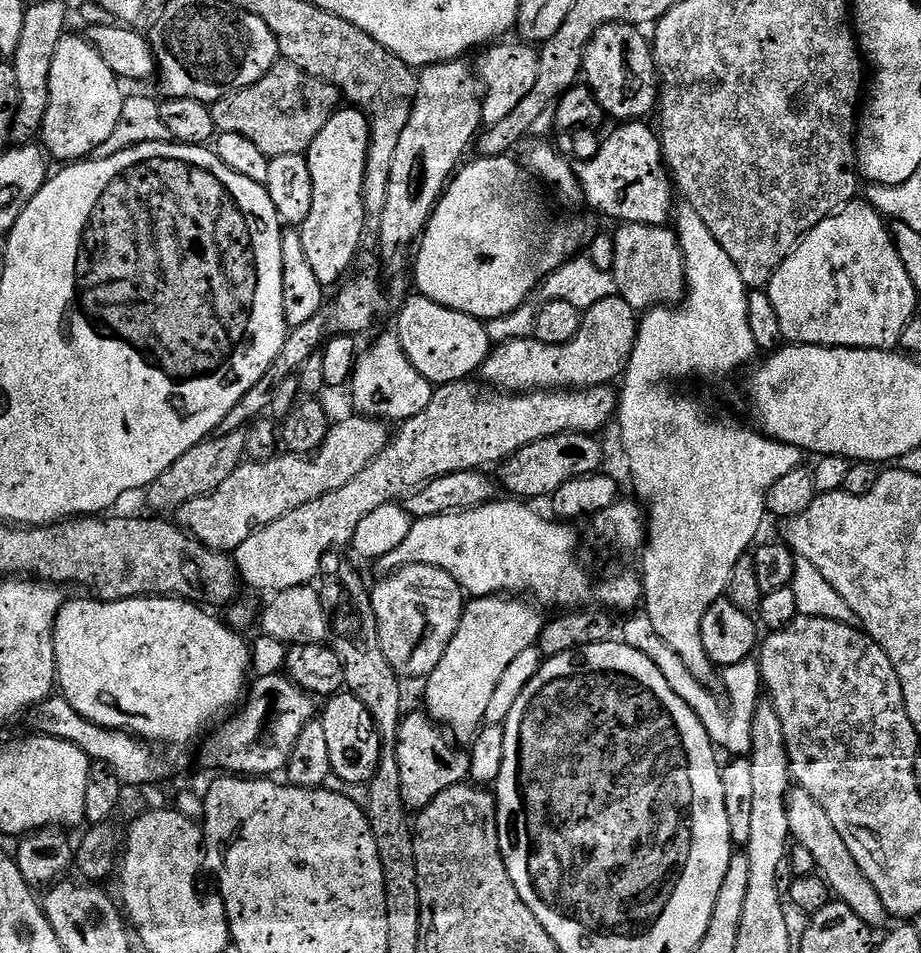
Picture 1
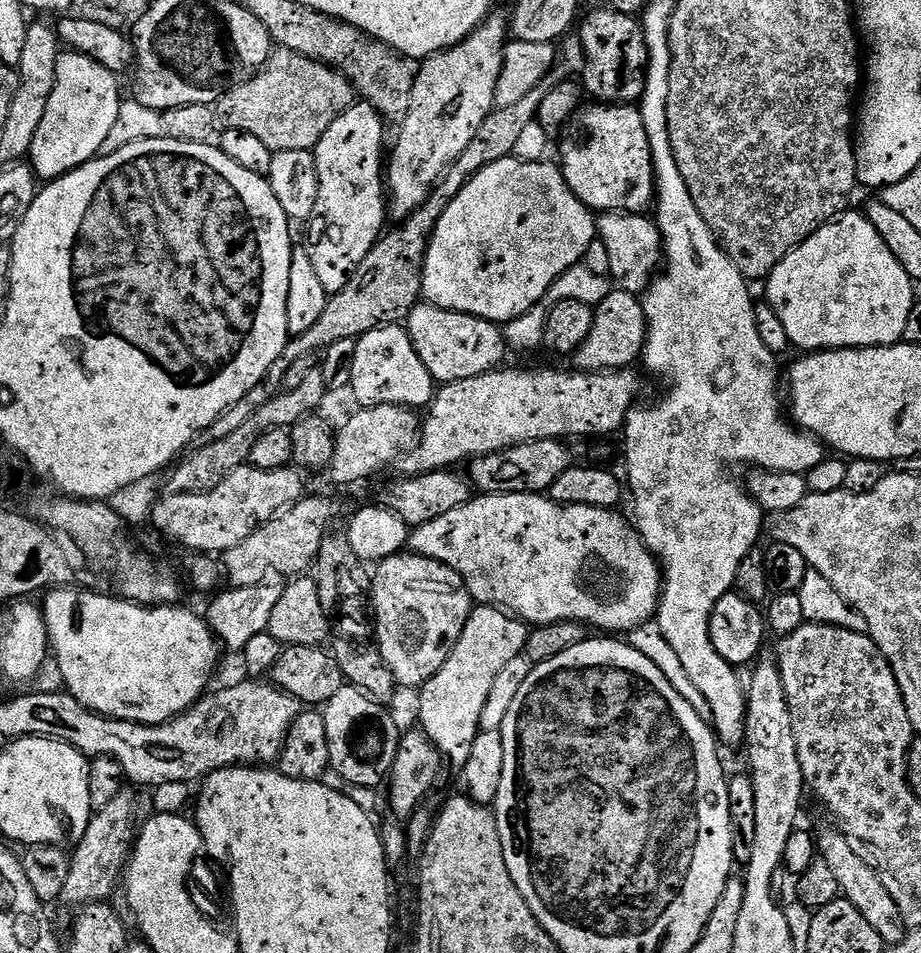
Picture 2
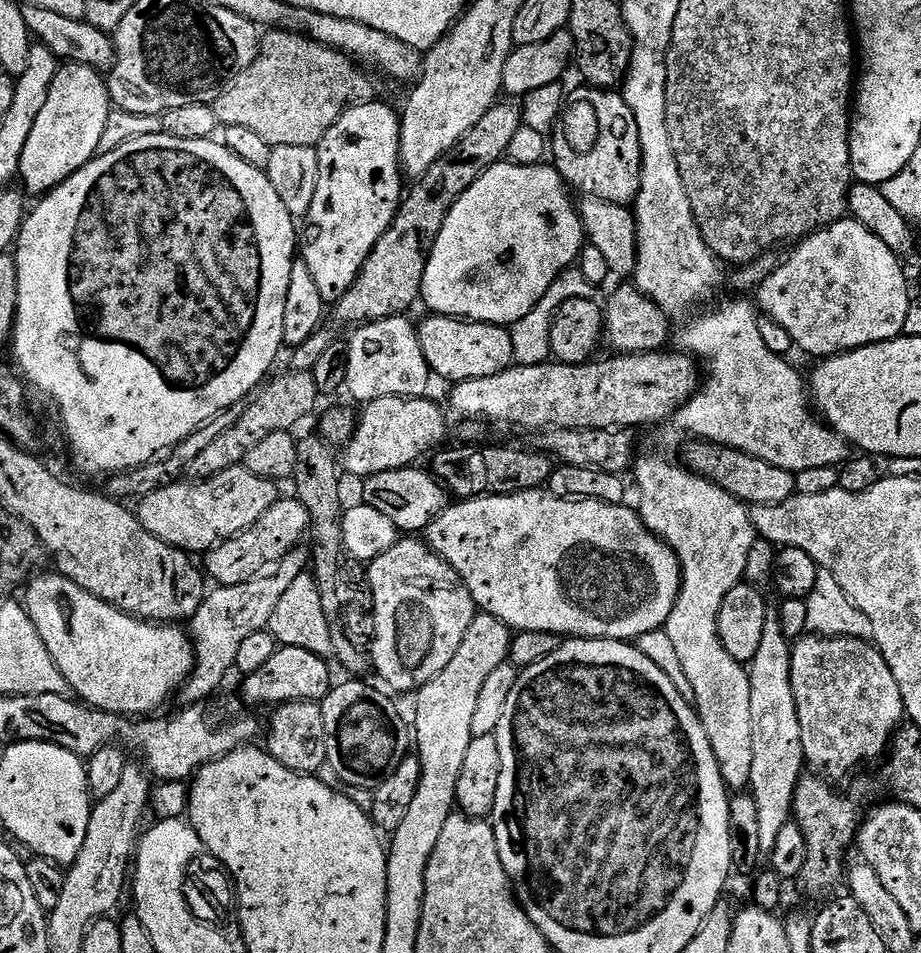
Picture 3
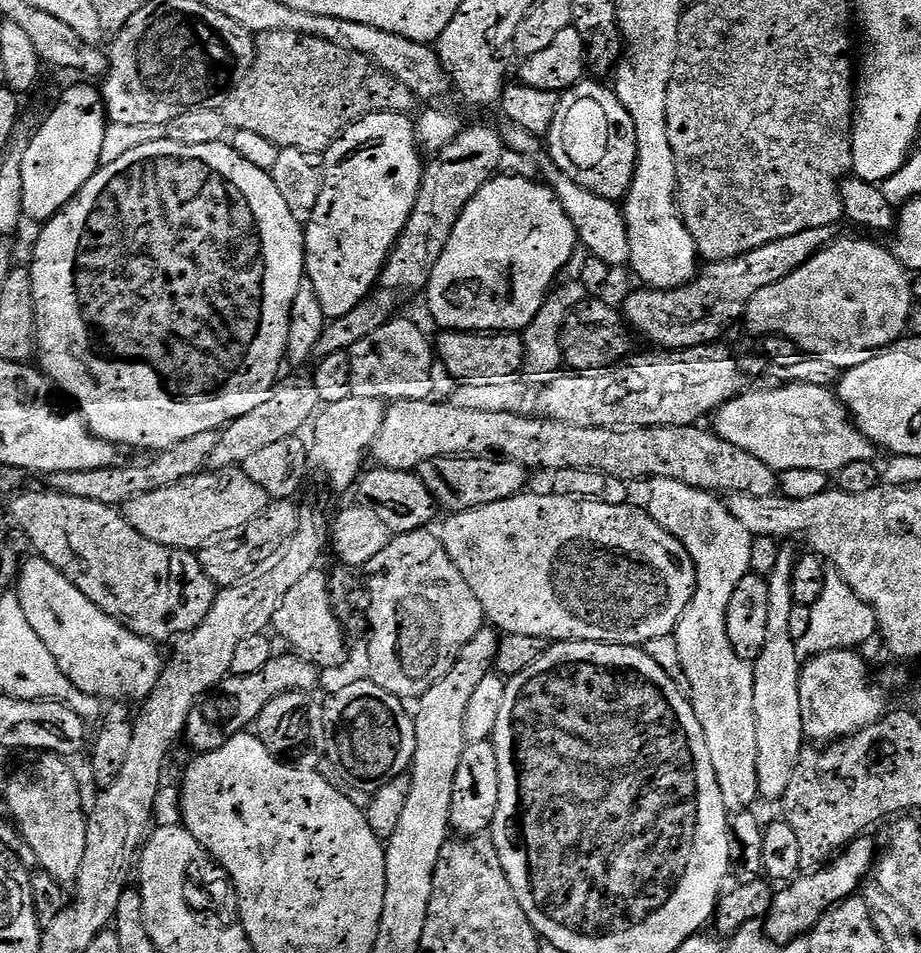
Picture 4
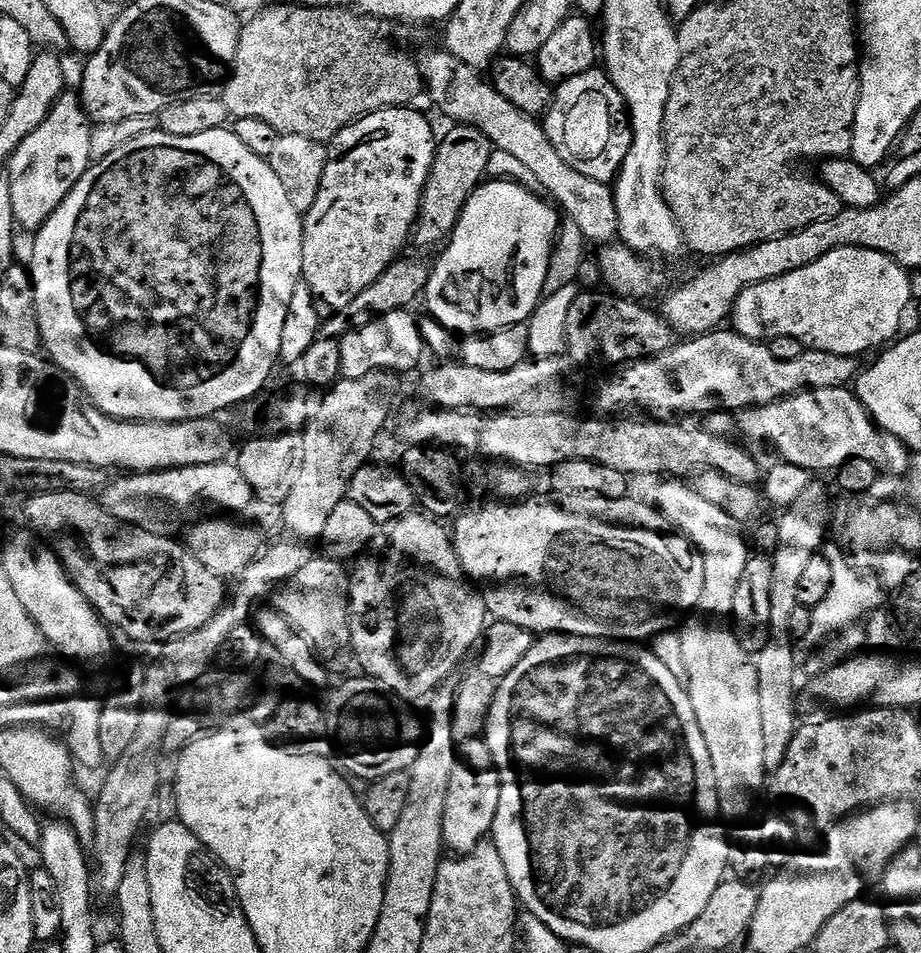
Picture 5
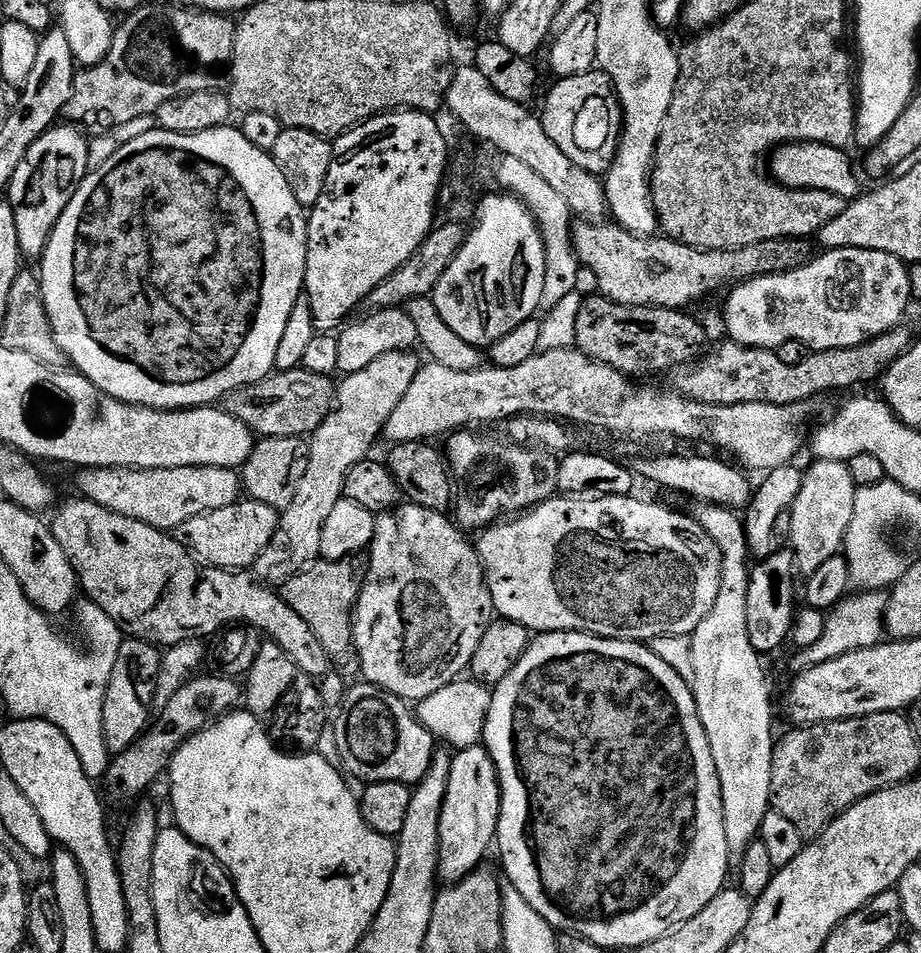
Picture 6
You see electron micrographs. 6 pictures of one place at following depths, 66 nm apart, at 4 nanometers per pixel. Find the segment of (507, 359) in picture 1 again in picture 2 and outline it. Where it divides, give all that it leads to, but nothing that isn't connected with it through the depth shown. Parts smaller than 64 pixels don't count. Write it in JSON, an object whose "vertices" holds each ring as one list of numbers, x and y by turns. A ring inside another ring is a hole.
{"vertices":[[612,290,595,305,590,334,574,353,575,367,582,372,632,368,635,360,637,363,641,359,647,337,648,323,641,297,635,292]]}

